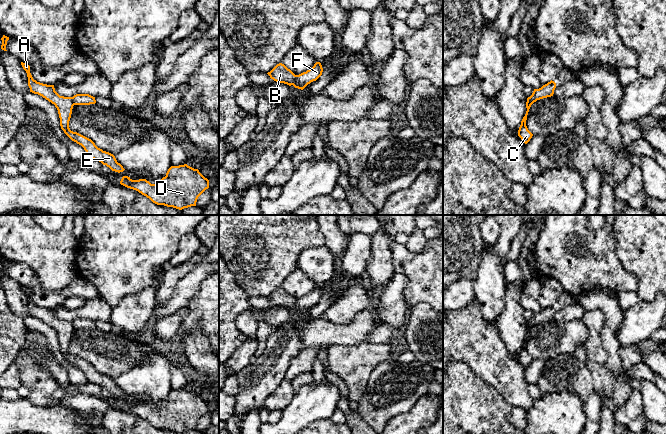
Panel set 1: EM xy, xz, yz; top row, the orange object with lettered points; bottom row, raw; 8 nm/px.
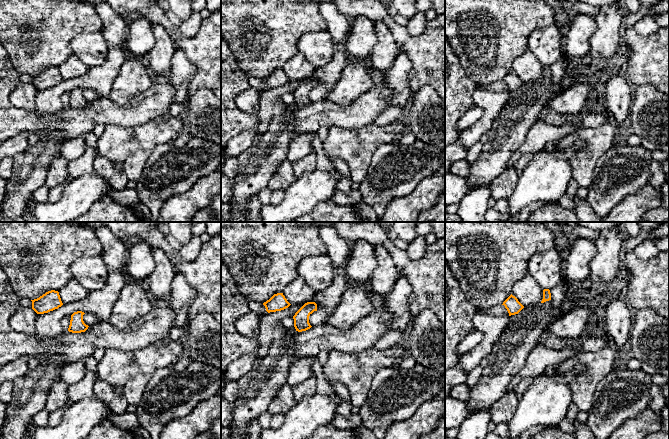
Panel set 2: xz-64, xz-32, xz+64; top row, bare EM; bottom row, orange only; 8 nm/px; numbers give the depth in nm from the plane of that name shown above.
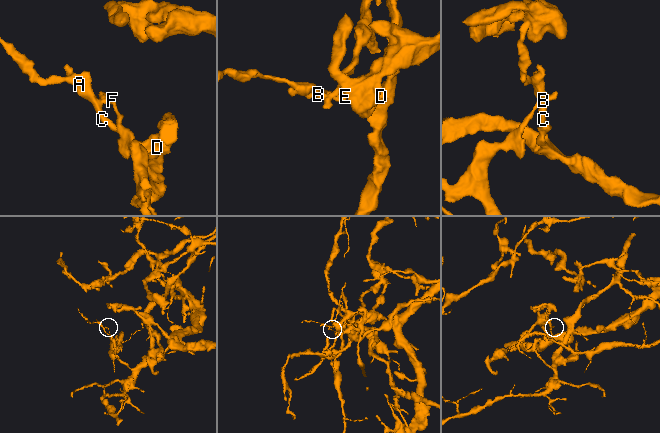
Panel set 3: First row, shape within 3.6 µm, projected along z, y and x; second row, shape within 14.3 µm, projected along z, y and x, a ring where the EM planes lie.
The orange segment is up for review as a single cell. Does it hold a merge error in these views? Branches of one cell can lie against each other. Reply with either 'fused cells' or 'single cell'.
fused cells

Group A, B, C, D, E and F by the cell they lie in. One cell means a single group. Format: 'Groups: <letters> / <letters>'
Groups: A B C D E / F

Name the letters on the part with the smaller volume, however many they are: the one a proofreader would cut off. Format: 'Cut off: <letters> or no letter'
Cut off: A, B, C, D, E

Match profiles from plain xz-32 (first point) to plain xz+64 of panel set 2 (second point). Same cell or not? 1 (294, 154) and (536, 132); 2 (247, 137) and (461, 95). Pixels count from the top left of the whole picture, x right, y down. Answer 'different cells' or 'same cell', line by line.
1: same cell
2: different cells

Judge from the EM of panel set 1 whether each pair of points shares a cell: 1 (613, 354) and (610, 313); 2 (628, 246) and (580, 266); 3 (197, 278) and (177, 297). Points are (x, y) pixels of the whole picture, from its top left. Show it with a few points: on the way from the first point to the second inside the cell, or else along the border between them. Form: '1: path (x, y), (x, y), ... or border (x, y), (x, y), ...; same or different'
1: path (611, 344), (610, 323); same
2: border (613, 228), (615, 254), (623, 267), (628, 271); different
3: path (192, 282), (182, 292); same

